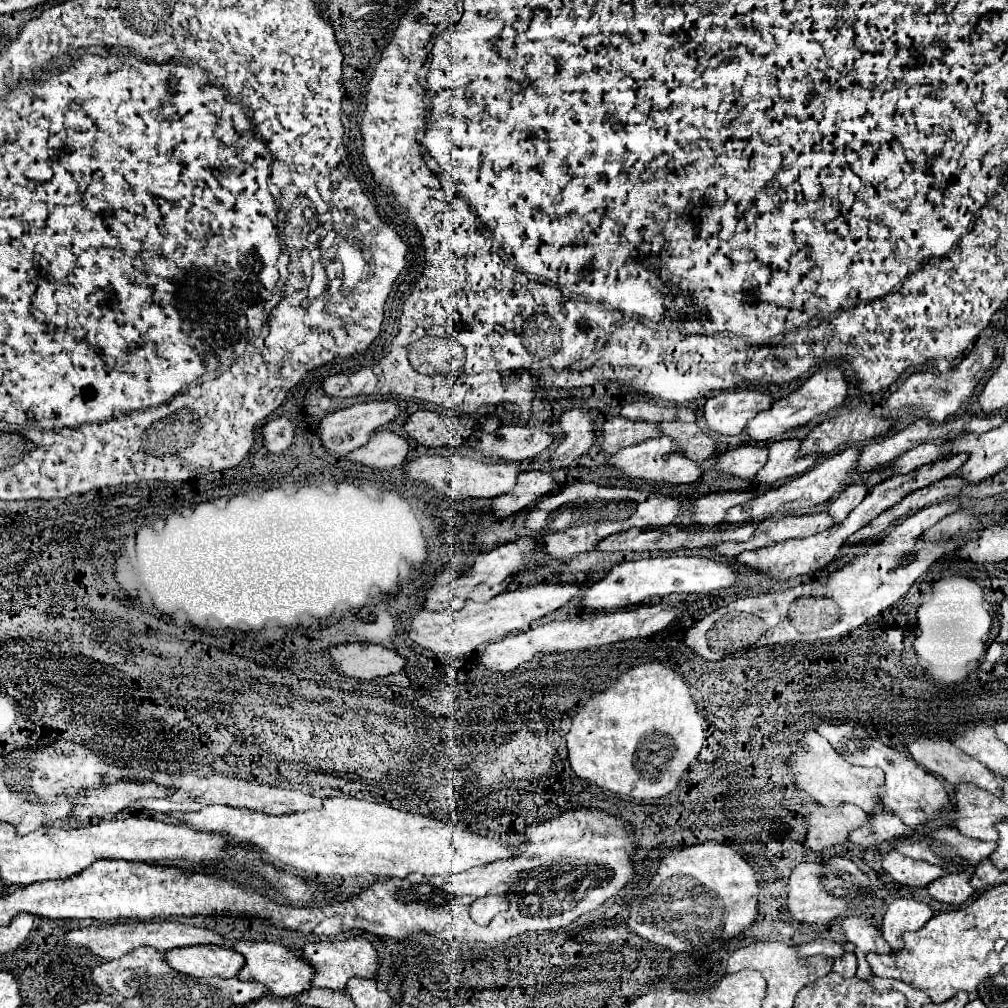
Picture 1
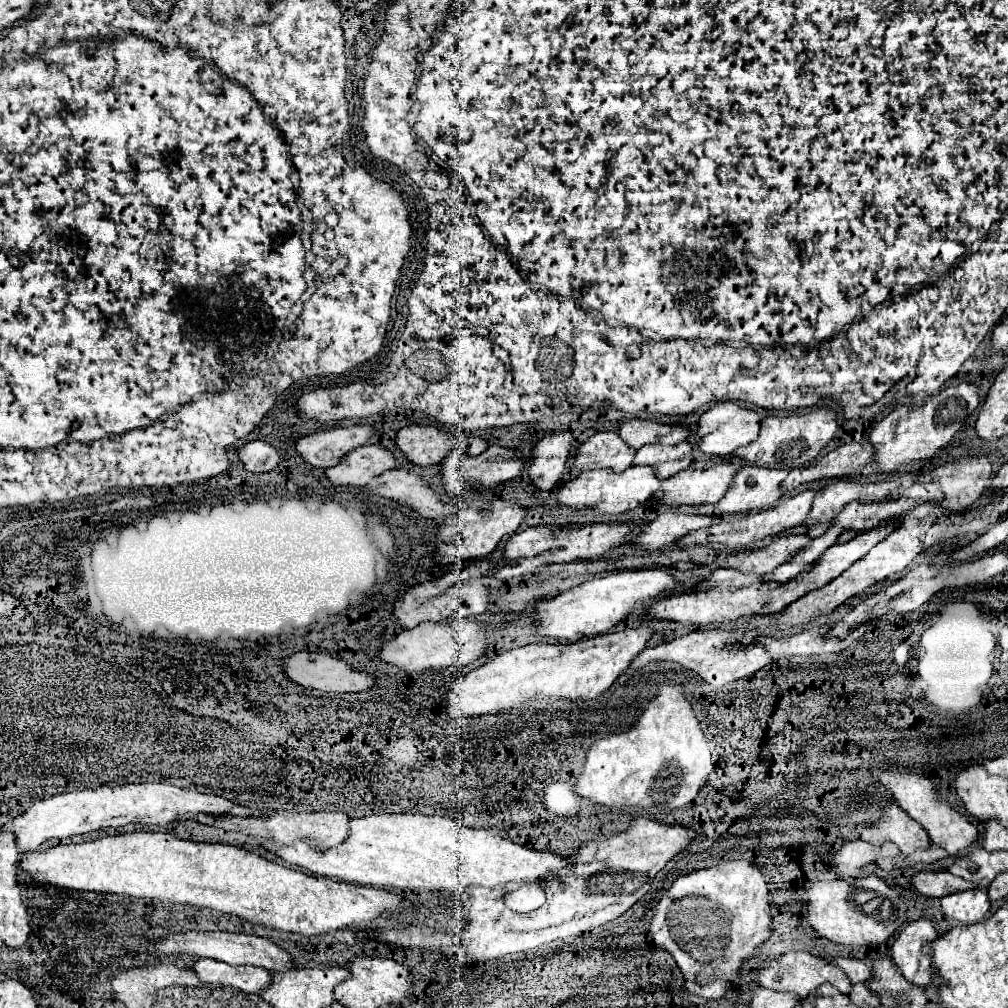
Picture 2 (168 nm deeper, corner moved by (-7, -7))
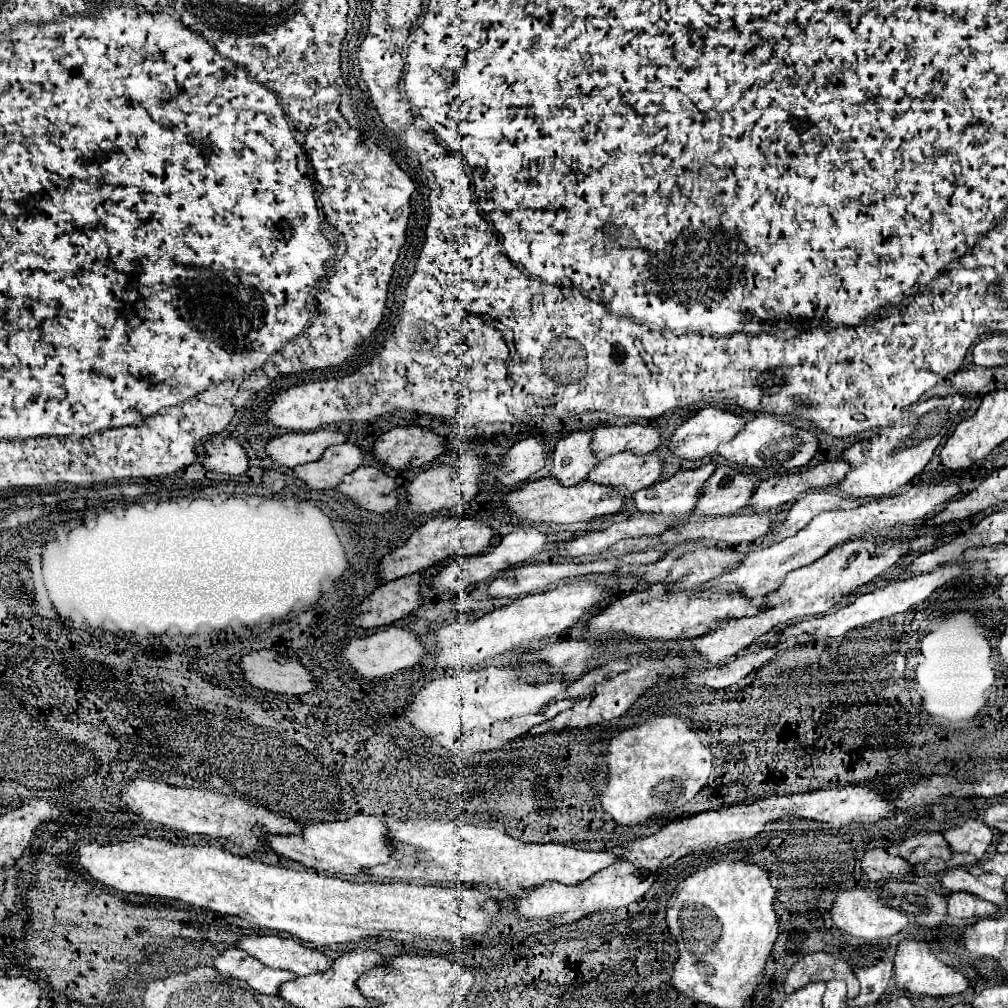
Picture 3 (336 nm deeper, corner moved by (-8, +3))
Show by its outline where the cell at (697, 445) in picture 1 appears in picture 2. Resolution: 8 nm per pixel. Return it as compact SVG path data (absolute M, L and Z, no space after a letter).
M686 440L686 442L674 444L674 446L658 446L658 444L642 446L636 452L634 464L652 466L656 470L658 478L662 478L662 480L670 478L694 464L692 444Z

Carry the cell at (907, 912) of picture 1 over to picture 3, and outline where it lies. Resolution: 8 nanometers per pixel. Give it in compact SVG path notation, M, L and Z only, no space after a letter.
M913 940L901 942L897 946L893 972L895 972L895 988L901 992L911 992L915 996L953 996L965 992L969 986L969 980L961 972L945 966L931 952L927 942L913 942Z

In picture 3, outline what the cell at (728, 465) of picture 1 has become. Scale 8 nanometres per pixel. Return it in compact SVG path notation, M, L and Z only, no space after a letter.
M709 462L697 470L679 470L671 480L657 482L633 494L633 502L643 514L681 516L691 514L699 500L701 486L715 472L715 464Z

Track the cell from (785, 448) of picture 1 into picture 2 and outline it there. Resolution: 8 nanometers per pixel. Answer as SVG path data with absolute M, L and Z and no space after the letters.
M744 466L726 496L718 502L720 514L744 514L752 510L766 510L786 494L782 490L782 480L786 478L786 468L764 468L764 466Z

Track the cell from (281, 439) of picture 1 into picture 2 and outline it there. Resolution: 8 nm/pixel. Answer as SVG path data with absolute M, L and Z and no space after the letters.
M266 440L248 442L238 450L238 456L248 472L272 472L282 460L282 454Z

